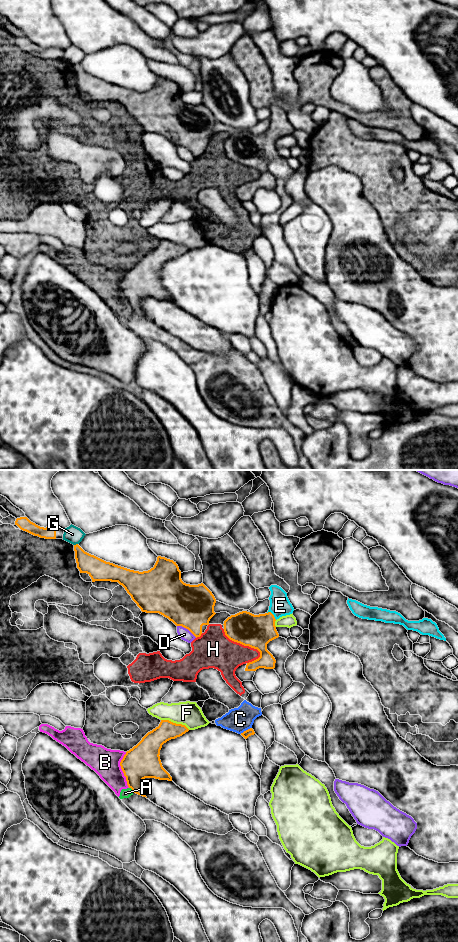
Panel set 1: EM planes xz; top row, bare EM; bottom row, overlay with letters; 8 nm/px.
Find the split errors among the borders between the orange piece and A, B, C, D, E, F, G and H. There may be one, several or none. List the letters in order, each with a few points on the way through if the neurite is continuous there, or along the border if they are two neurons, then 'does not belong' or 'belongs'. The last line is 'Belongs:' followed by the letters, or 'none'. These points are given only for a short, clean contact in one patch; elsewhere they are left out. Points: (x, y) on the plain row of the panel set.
A: border xz (129, 307), (134, 312); does not belong
B: does not belong
C: border xz (251, 247), (240, 253); does not belong
D: does not belong
E: way xz (256, 151), (272, 134), (280, 125); belongs
F: does not belong
G: does not belong
H: does not belong
Belongs: E

